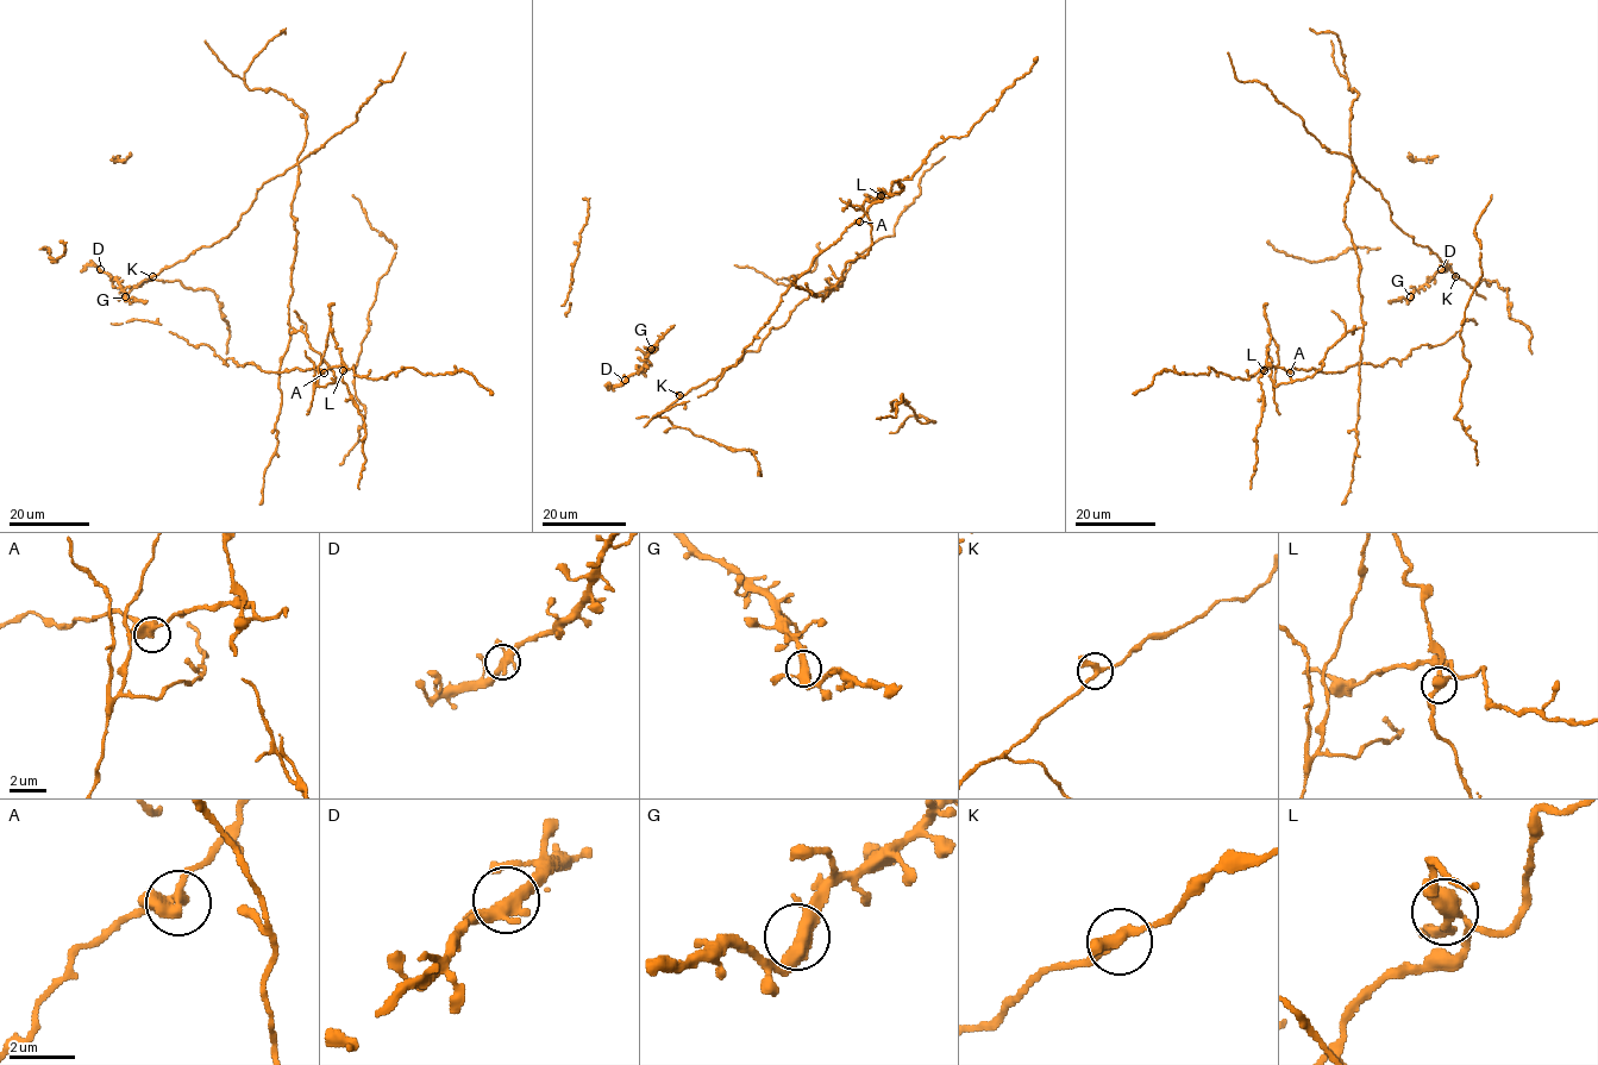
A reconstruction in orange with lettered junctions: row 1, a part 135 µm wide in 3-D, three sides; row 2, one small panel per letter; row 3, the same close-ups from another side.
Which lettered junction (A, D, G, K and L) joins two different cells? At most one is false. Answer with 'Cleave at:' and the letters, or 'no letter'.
Cleave at: L

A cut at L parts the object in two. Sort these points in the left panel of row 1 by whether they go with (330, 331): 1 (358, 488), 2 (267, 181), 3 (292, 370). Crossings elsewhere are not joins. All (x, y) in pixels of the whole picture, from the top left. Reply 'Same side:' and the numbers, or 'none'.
Same side: 1

